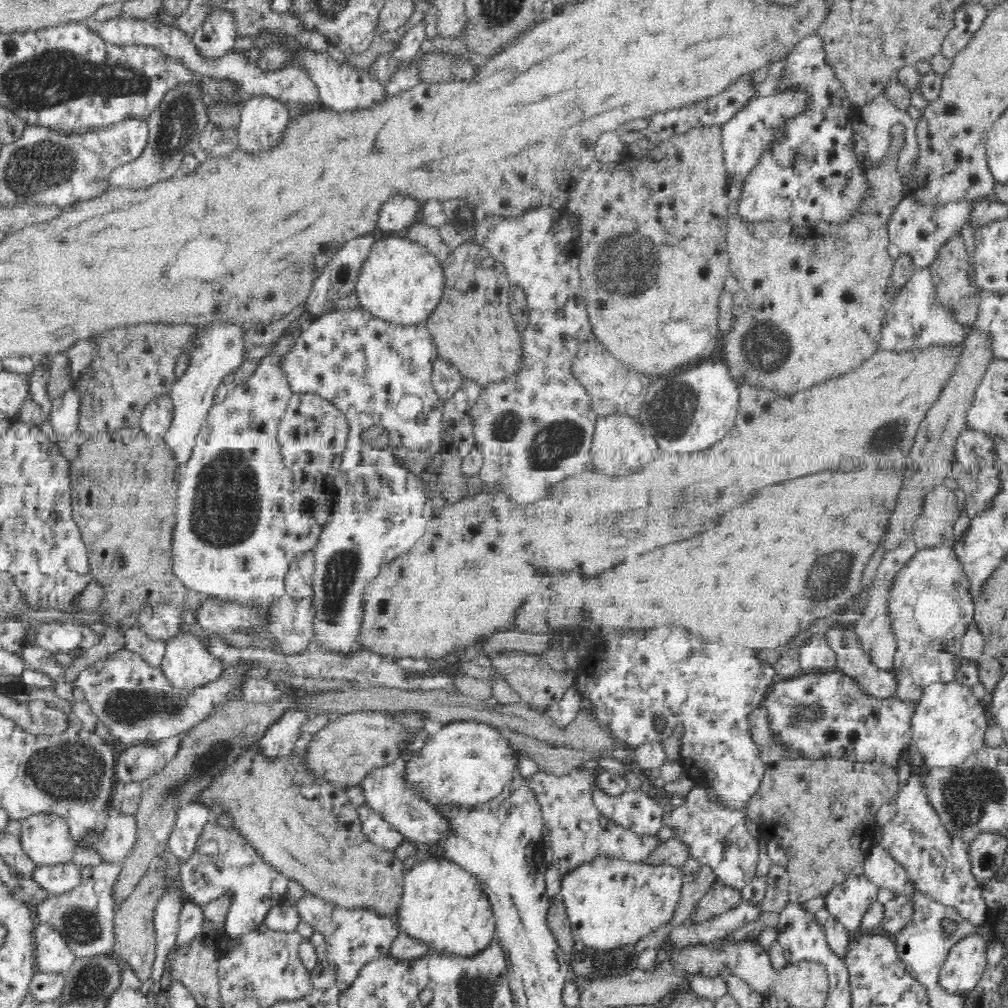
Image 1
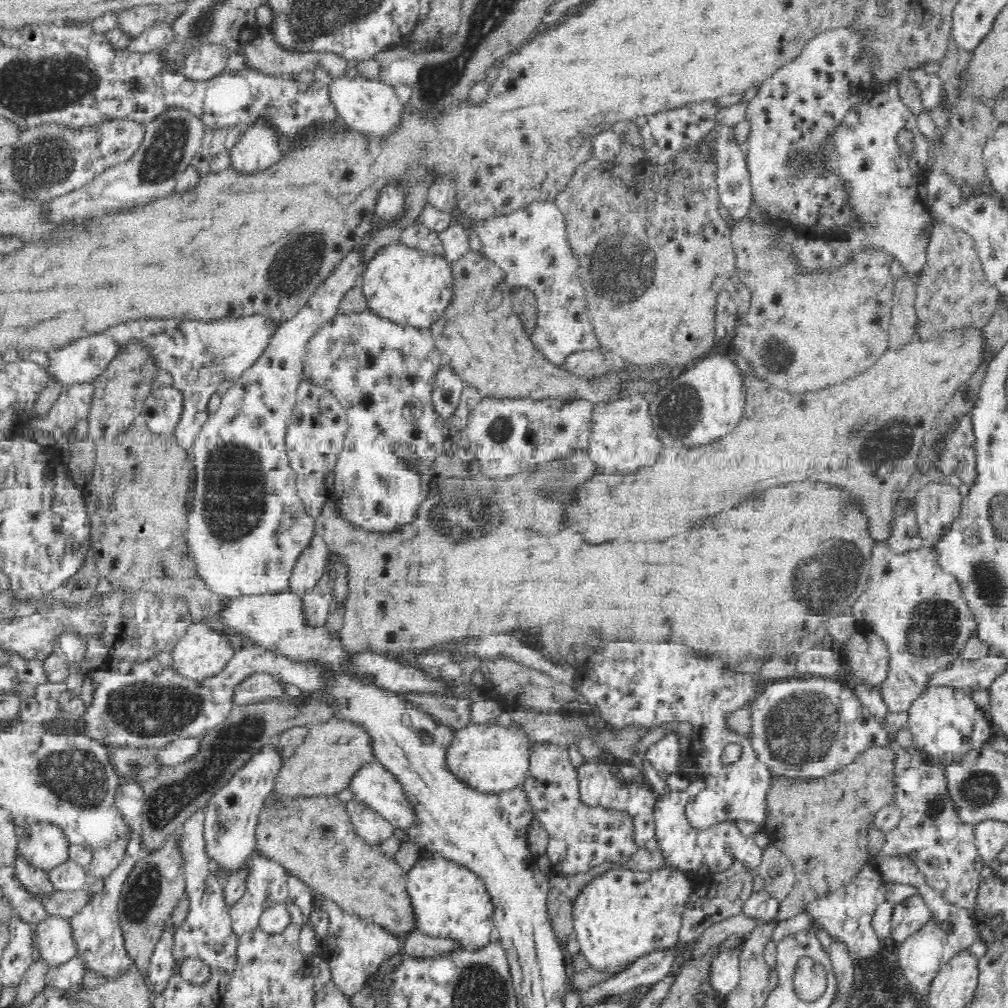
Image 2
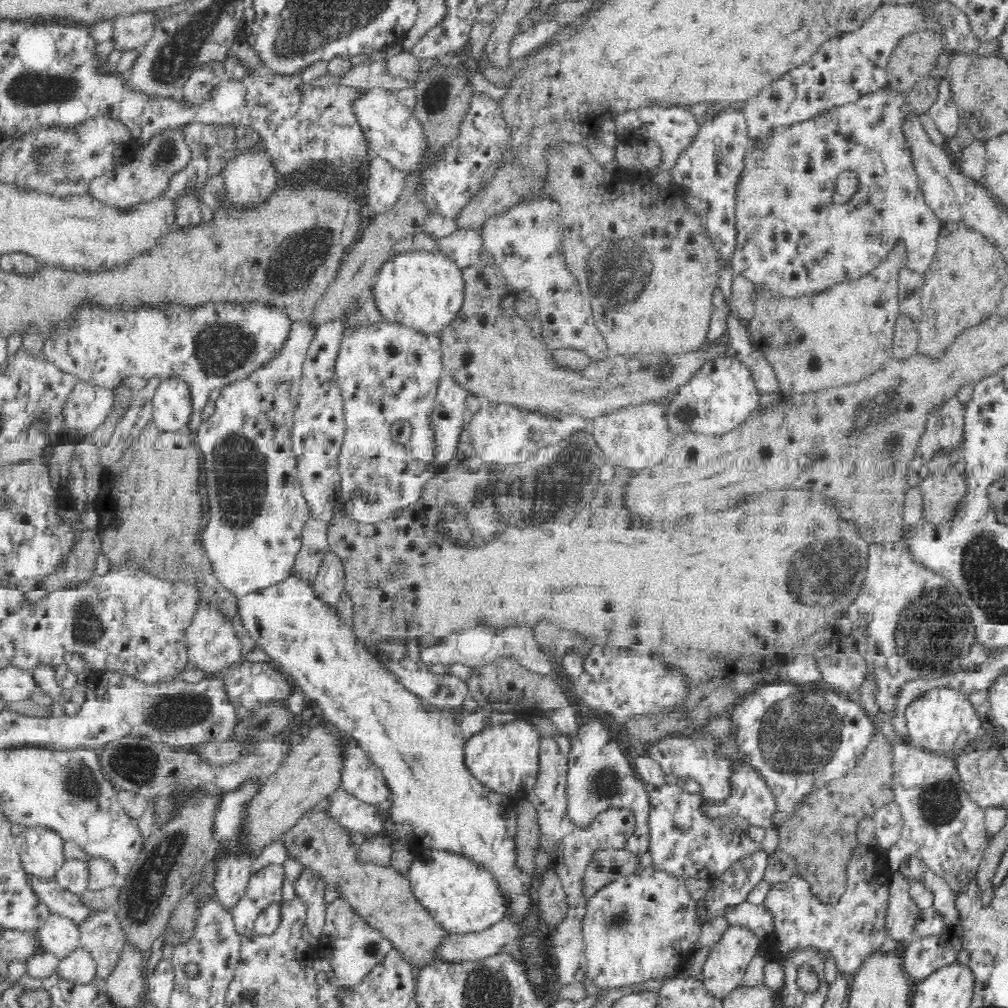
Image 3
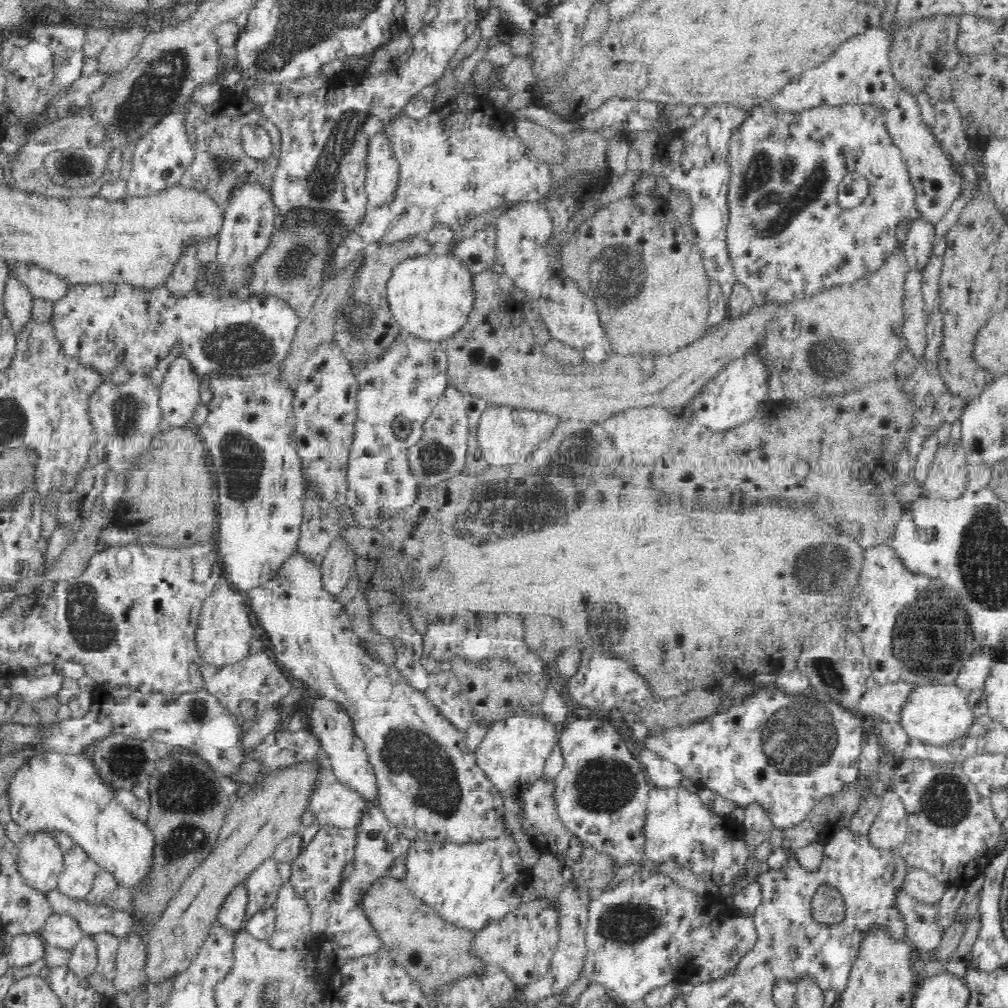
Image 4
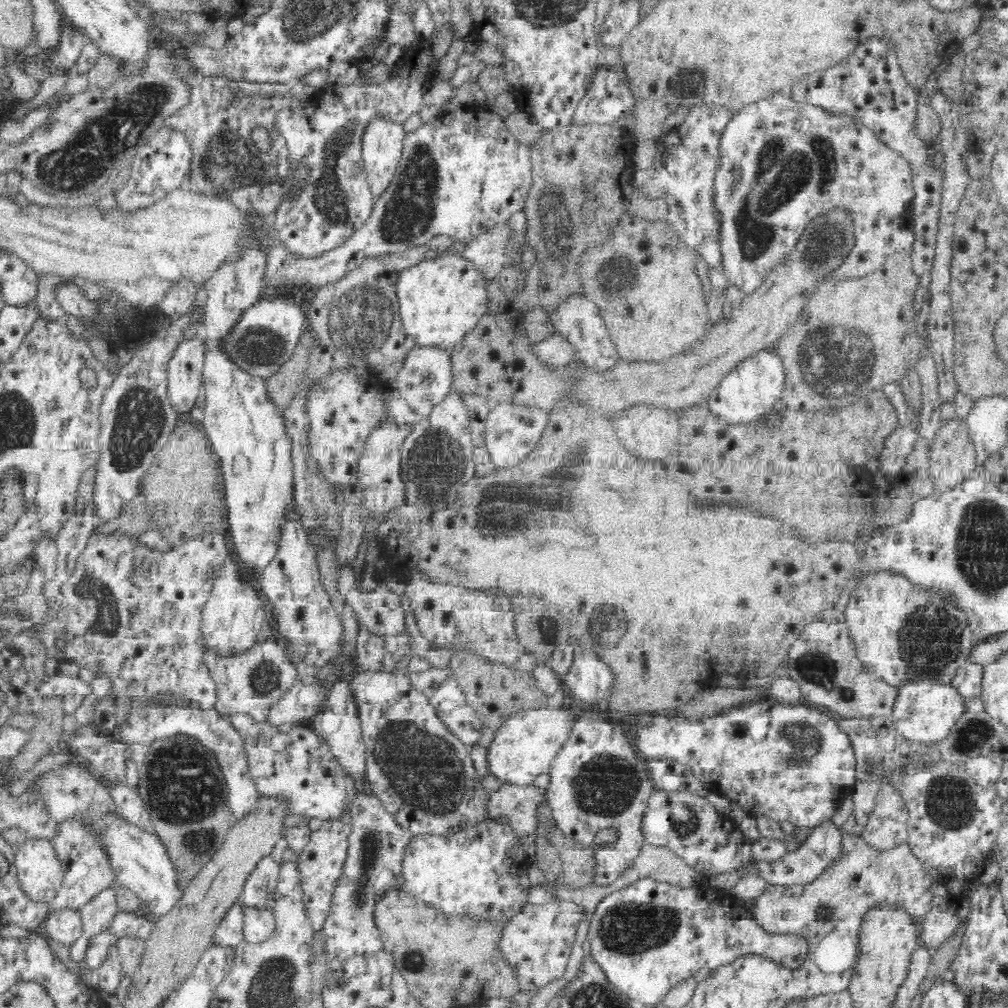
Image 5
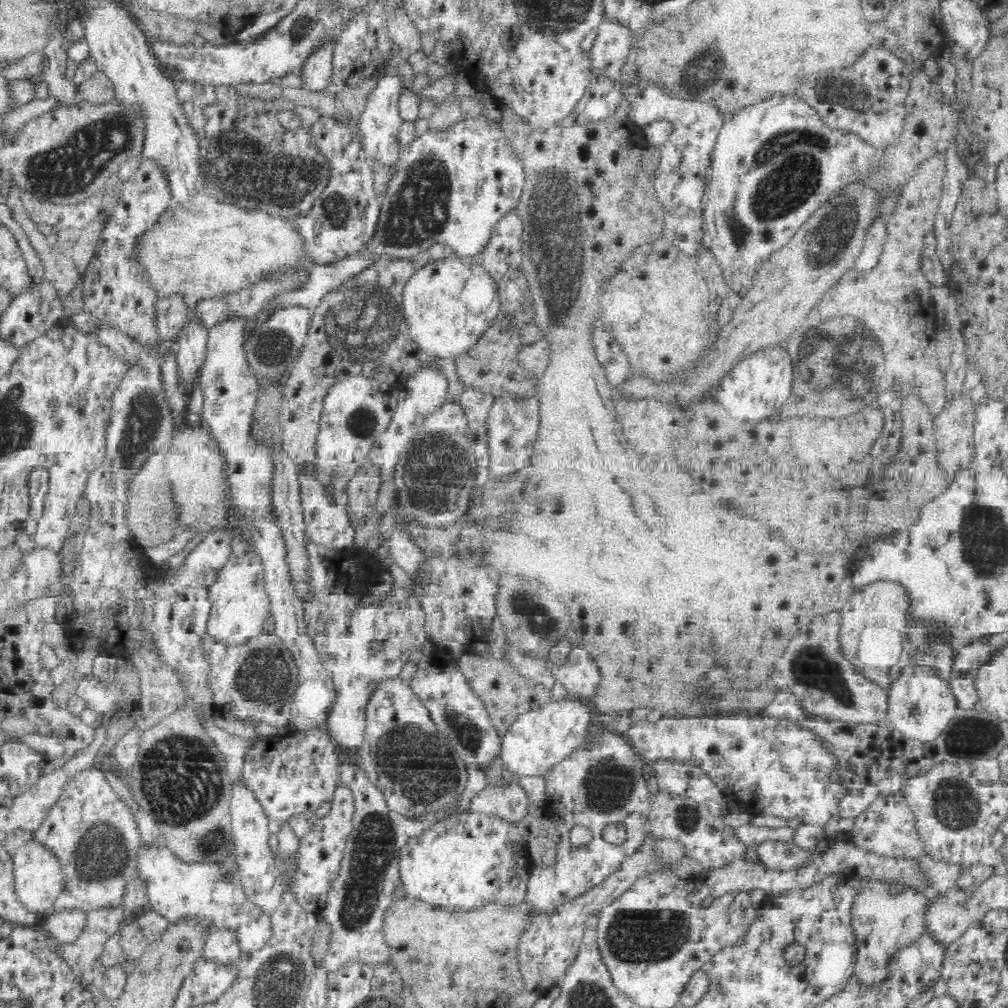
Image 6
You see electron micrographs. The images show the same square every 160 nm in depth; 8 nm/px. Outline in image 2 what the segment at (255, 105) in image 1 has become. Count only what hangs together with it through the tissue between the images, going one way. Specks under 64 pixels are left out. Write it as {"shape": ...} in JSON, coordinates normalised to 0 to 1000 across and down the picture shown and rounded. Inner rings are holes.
{"shape":[[[256,121],[243,126],[241,134],[229,146],[227,166],[236,173],[250,175],[274,165],[281,153],[273,130]]]}

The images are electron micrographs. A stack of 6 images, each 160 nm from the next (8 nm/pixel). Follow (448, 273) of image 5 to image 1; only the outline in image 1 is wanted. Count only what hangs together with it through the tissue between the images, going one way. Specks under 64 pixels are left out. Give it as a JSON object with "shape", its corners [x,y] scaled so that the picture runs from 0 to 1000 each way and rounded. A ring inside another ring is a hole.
{"shape":[[[398,232],[394,236],[385,235],[372,240],[351,289],[358,306],[379,317],[401,323],[422,320],[437,302],[441,284],[441,269],[437,257]]]}

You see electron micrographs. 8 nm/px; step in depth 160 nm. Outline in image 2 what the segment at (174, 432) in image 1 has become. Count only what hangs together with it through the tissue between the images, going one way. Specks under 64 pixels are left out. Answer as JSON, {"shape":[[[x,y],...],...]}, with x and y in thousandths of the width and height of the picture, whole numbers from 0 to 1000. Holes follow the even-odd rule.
{"shape":[[[248,313],[218,314],[207,318],[149,314],[115,320],[101,329],[85,332],[67,343],[48,348],[48,369],[63,383],[93,380],[107,367],[117,351],[132,340],[141,340],[155,369],[163,367],[171,373],[172,383],[183,392],[183,407],[172,430],[176,439],[188,445],[207,413],[206,403],[220,379],[232,378],[268,344],[277,318],[268,313]]]}

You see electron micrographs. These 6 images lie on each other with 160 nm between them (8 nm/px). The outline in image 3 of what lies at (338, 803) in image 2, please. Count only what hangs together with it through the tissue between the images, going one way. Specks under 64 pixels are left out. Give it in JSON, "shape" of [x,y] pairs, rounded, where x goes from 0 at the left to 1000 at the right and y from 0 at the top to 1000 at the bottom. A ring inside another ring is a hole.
{"shape":[[[308,802],[296,813],[294,820],[288,821],[275,835],[284,841],[288,851],[294,851],[301,860],[312,862],[321,869],[323,876],[335,876],[336,889],[345,892],[349,903],[376,924],[379,931],[387,934],[390,940],[412,963],[440,953],[435,947],[435,942],[444,933],[447,925],[415,895],[404,870],[389,859],[354,855],[353,841],[345,834],[344,823],[327,813],[322,805]]]}

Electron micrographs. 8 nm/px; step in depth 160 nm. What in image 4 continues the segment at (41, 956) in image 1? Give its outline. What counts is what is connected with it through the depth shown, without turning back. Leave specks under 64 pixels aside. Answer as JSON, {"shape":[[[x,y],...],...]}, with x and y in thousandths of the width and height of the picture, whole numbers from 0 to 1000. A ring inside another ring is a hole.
{"shape":[[[52,906],[44,915],[39,928],[53,940],[72,941],[84,928],[77,913],[65,906]]]}

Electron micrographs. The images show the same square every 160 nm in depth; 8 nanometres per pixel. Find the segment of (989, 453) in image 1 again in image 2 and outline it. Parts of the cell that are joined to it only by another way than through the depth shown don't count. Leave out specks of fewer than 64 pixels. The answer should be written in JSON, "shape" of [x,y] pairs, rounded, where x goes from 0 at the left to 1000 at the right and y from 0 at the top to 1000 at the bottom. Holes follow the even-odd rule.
{"shape":[[[954,411],[948,422],[944,421],[940,429],[937,429],[927,438],[929,456],[925,462],[933,466],[933,473],[948,470],[960,481],[966,480],[968,472],[966,432],[961,411]]]}

